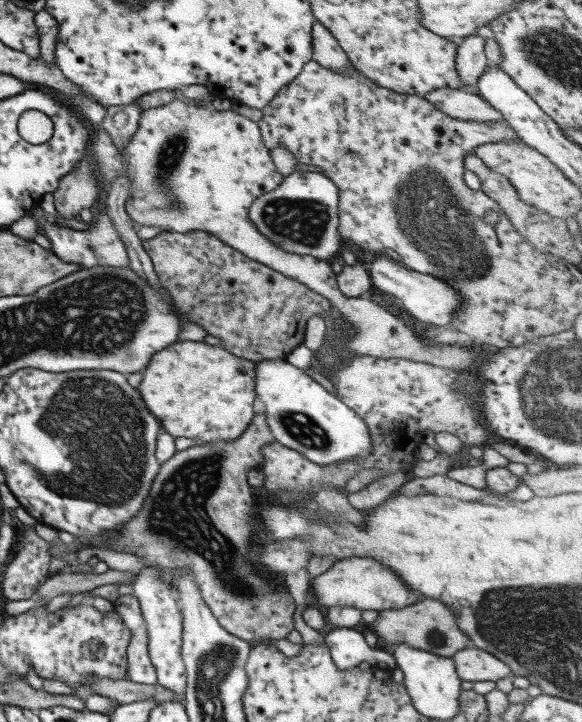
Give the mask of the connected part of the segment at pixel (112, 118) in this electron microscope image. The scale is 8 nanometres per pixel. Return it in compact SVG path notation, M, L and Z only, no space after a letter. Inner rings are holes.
M138 103L109 106L100 127L112 137L117 148L125 148L137 133L143 111Z

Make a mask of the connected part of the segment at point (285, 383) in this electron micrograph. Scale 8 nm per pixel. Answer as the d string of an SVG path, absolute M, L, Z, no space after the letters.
M285 358L257 361L255 396L274 439L314 464L350 462L368 456L374 448L367 424L335 394L326 391L322 383Z

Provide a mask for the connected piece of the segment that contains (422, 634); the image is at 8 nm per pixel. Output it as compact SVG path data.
M419 599L418 602L404 608L389 608L381 610L374 623L368 624L369 629L380 636L391 646L394 643L406 643L420 650L450 658L459 650L473 646L471 638L458 626L457 616L437 600Z

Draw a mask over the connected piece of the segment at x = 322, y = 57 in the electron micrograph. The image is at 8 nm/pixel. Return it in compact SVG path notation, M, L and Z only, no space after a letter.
M314 22L311 40L312 58L324 68L343 75L356 71L353 68L353 64L349 61L347 54L339 45L339 41L330 32L320 22Z

